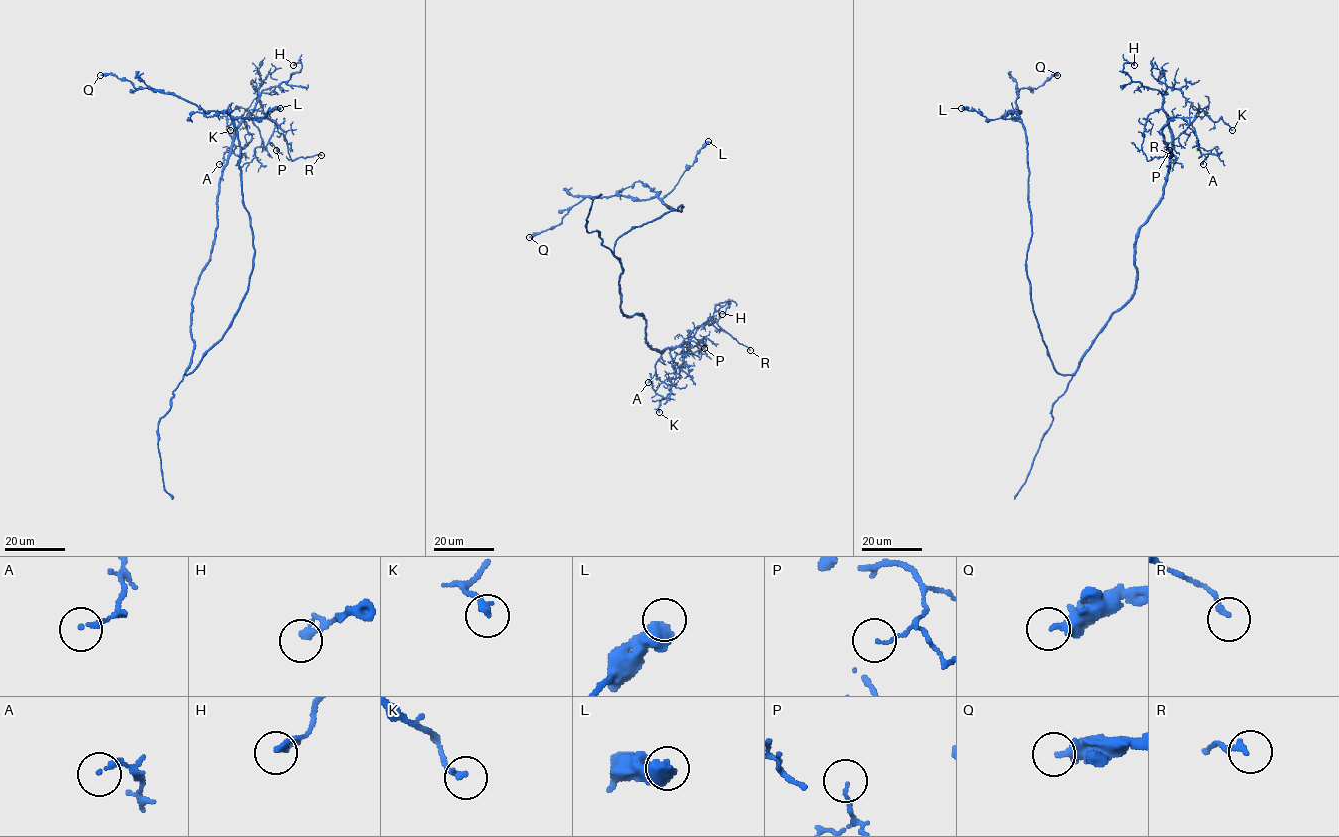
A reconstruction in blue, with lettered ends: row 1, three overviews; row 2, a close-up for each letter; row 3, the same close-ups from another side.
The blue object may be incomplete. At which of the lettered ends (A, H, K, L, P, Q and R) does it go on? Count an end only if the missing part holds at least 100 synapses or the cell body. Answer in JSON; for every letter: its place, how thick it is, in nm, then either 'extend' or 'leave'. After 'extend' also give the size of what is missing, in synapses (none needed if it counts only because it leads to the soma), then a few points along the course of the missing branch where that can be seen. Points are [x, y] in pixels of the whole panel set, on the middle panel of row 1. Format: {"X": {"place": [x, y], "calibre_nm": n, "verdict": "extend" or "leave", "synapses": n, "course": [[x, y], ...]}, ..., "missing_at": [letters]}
{"A": {"place": [648, 382], "calibre_nm": 190, "verdict": "leave"}, "H": {"place": [722, 314], "calibre_nm": 220, "verdict": "leave"}, "K": {"place": [659, 412], "calibre_nm": 190, "verdict": "leave"}, "L": {"place": [708, 141], "calibre_nm": 600, "verdict": "leave"}, "P": {"place": [704, 348], "calibre_nm": 90, "verdict": "leave"}, "Q": {"place": [529, 237], "calibre_nm": 340, "verdict": "leave"}, "R": {"place": [750, 350], "calibre_nm": 190, "verdict": "leave"}, "missing_at": []}

